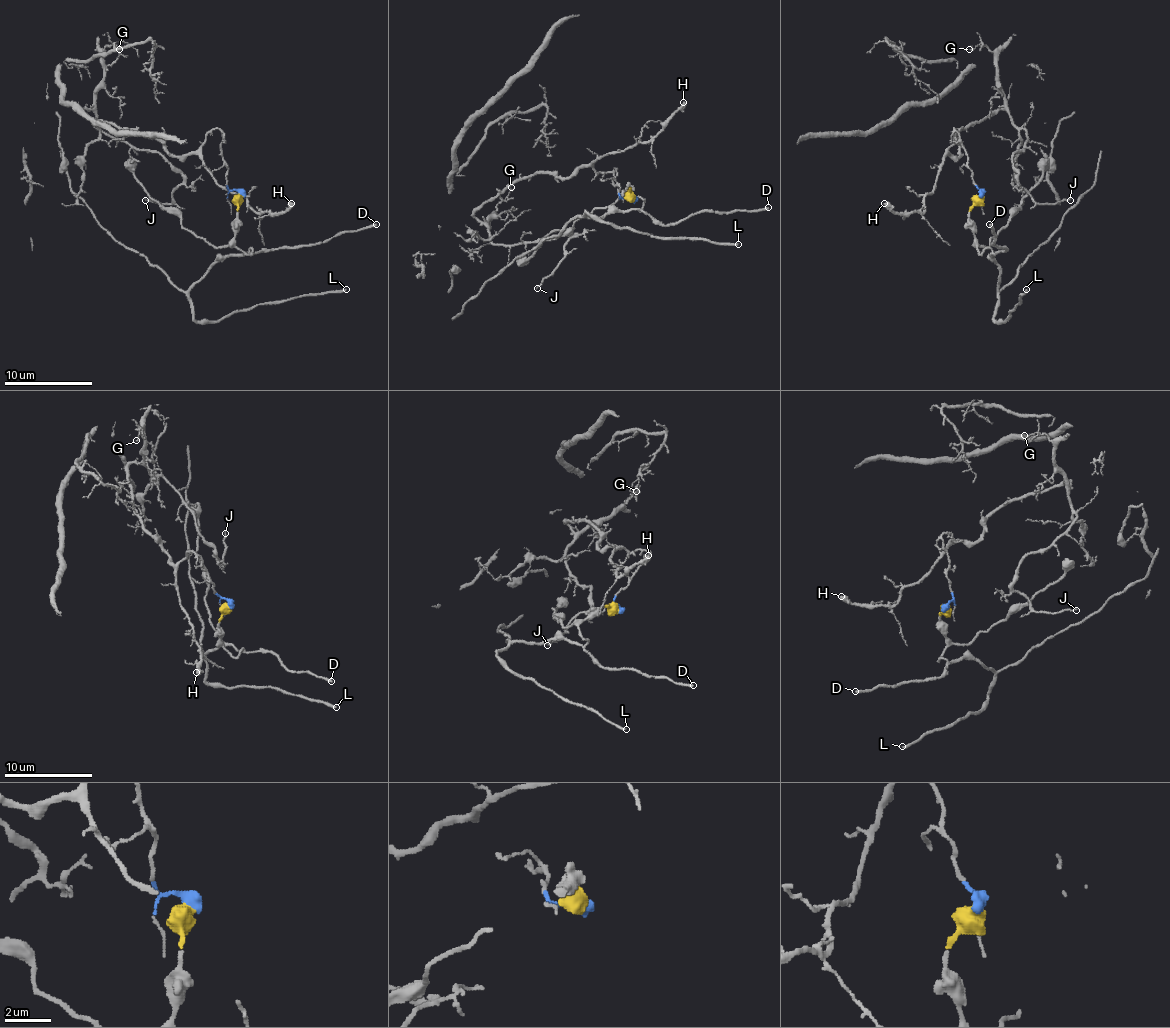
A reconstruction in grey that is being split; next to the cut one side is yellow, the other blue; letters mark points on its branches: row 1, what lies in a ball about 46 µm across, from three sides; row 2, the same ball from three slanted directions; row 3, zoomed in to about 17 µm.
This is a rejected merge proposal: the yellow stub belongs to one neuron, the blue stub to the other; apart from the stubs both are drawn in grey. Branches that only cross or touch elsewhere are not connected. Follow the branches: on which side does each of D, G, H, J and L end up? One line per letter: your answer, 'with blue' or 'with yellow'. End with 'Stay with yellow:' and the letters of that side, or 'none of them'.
D: with yellow
G: with blue
H: with blue
J: with blue
L: with yellow
Stay with yellow: D, L

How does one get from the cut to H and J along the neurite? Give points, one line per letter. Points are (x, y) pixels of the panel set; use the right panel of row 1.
H: (980, 195), (967, 164), (967, 151), (954, 129), (956, 142), (925, 197), (925, 210), (894, 212), (883, 204)
J: (980, 195), (954, 129), (947, 151), (1004, 109), (1026, 131), (1013, 155), (1026, 193), (1070, 199)

